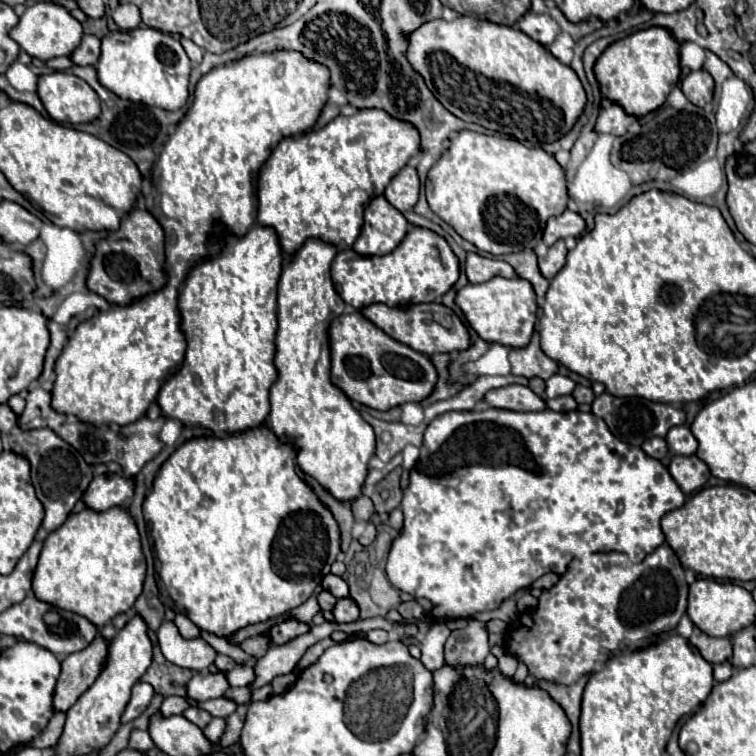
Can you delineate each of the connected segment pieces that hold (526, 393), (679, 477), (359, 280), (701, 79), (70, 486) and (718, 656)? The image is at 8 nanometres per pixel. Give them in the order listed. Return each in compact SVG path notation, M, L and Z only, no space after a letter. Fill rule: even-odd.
M509 385L493 389L485 395L485 403L511 411L543 411L545 401L525 385Z
M673 455L669 473L677 481L677 485L681 487L681 491L685 495L691 495L691 493L699 491L701 487L705 487L705 483L711 477L707 463L701 461L697 455L689 455L689 457Z
M413 227L401 245L389 255L363 257L353 249L339 251L331 263L331 279L341 299L357 311L373 303L407 307L417 303L431 303L443 297L459 279L459 259L441 235L429 229Z
M691 71L683 81L681 81L681 91L685 97L697 105L697 107L707 107L713 97L713 77L705 71Z
M49 429L23 431L23 445L11 447L11 449L27 455L27 459L31 463L31 479L33 479L37 497L45 507L43 527L47 531L61 527L61 523L73 511L75 503L81 499L83 491L89 487L89 483L93 479L91 465L85 463L85 459L81 457L81 453L77 449L69 447L69 443L65 443L57 433L53 433Z
M695 627L689 641L699 649L699 653L709 663L721 663L721 661L733 657L733 645L731 645L729 637L711 637Z

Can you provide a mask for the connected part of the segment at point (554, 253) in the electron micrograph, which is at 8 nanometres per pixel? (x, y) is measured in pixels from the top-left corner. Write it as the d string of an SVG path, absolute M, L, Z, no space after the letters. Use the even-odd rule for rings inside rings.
M557 241L555 245L549 247L549 253L545 257L539 259L539 269L541 273L551 279L559 269L563 269L565 265L565 257L567 257L567 247L565 247L565 241Z

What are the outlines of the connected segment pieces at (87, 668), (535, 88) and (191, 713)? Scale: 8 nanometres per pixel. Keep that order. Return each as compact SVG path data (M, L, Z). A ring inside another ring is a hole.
M97 637L87 649L71 653L61 663L61 675L53 693L53 709L67 713L69 707L97 679L107 655L107 643Z
M461 15L453 21L433 19L409 33L407 45L409 65L425 79L429 91L447 111L463 121L483 125L485 129L499 131L503 135L515 137L517 141L557 141L575 125L587 101L583 85L569 65L557 61L535 39L509 25L497 25L493 21L475 19L469 15Z
M197 705L189 707L189 709L183 713L183 717L185 717L185 719L189 719L191 723L195 723L195 725L197 725L197 727L201 727L201 729L205 729L205 727L211 723L211 719L213 719L209 711L205 711L205 709L197 707Z

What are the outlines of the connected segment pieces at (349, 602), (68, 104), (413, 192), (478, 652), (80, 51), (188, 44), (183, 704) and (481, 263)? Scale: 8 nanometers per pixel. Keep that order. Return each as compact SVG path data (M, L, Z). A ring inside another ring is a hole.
M339 599L333 609L333 615L335 623L353 623L359 619L359 609L353 603L353 599Z
M53 71L39 77L39 99L57 123L89 123L99 117L99 95L79 77L63 71Z
M405 165L391 179L389 187L385 189L385 197L401 213L413 209L417 199L419 199L419 175L417 175L417 169L411 167L411 165Z
M469 621L465 629L451 631L445 643L449 665L481 665L489 651L489 629L483 621Z
M83 35L83 41L73 51L71 59L75 65L97 65L99 55L101 55L101 39L95 35Z
M181 37L181 45L183 45L187 57L189 57L195 65L201 63L201 59L203 59L203 49L201 49L201 47L197 47L193 41L189 41L189 39L185 39L185 37Z
M165 697L161 707L159 707L159 713L169 717L169 715L181 715L185 709L189 707L187 703L187 697Z
M467 253L465 271L467 271L469 283L483 283L495 275L501 275L501 277L515 275L515 271L509 263L499 261L499 259L491 259L491 257L481 257L477 253Z

